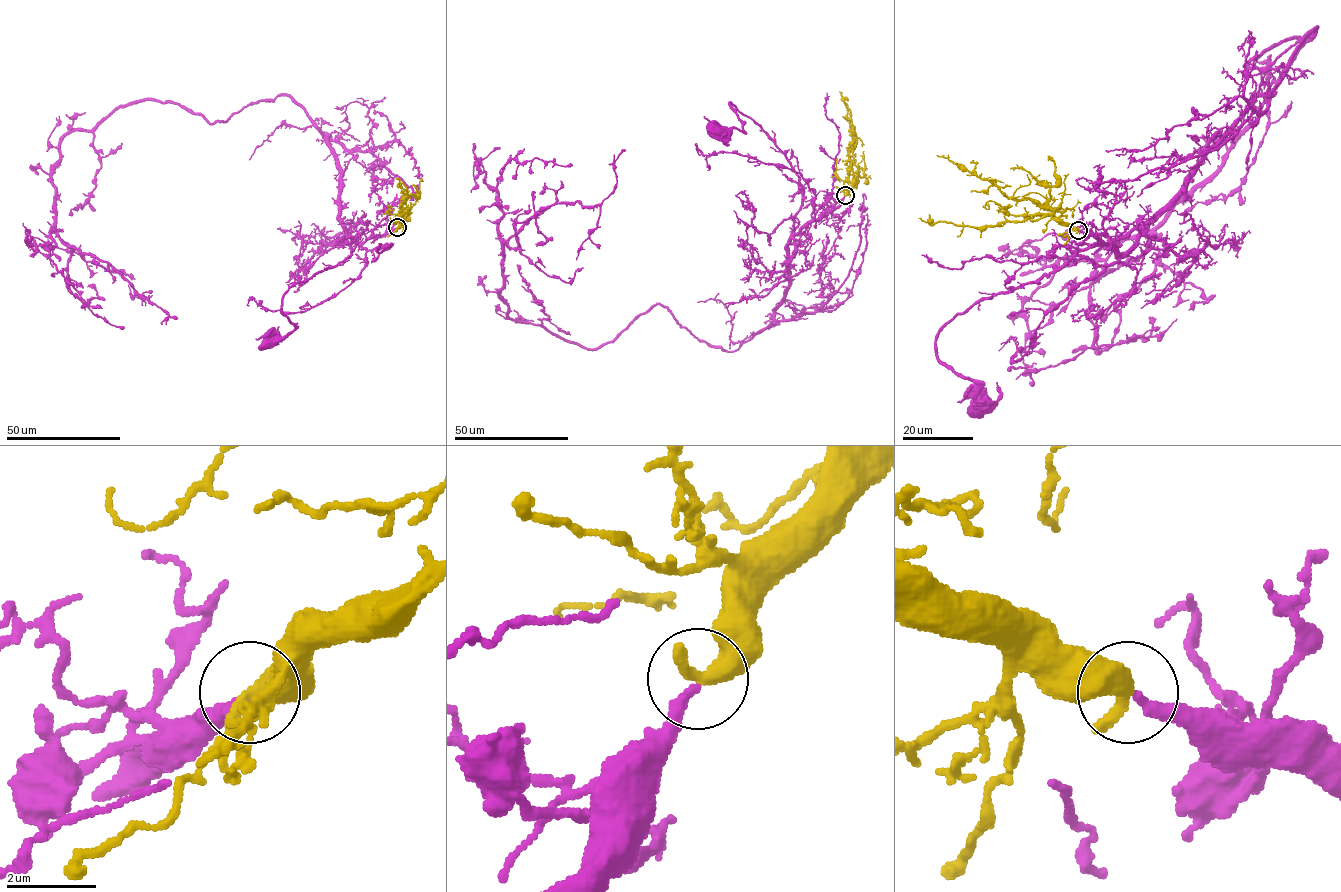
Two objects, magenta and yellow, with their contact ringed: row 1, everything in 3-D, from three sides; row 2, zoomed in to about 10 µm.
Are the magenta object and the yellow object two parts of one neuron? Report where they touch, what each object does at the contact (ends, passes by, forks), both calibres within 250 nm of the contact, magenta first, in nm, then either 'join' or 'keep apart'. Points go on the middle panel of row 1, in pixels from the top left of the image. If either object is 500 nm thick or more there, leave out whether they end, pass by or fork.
at (845, 195); magenta ends there; yellow ends there; 240 nm thick on the magenta side, 480 nm on the other; join

